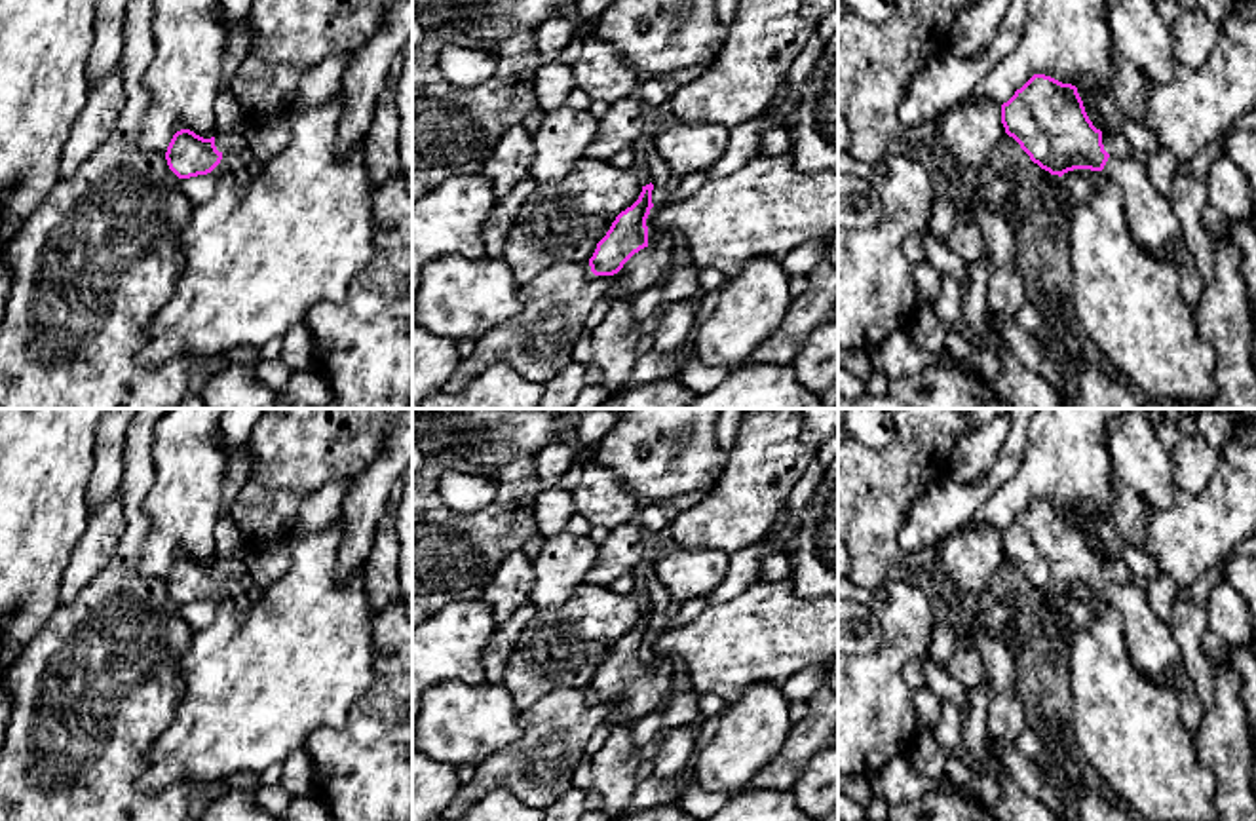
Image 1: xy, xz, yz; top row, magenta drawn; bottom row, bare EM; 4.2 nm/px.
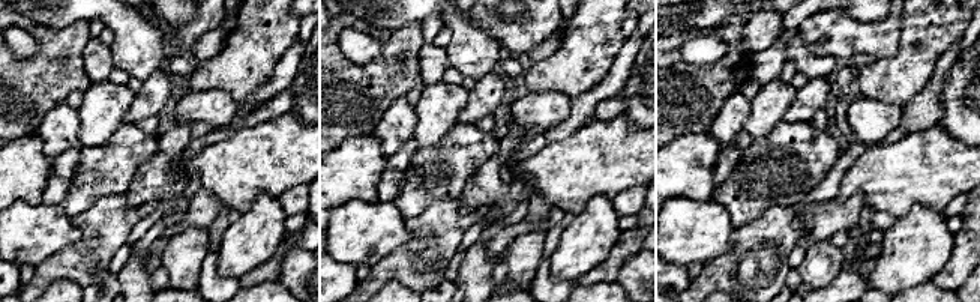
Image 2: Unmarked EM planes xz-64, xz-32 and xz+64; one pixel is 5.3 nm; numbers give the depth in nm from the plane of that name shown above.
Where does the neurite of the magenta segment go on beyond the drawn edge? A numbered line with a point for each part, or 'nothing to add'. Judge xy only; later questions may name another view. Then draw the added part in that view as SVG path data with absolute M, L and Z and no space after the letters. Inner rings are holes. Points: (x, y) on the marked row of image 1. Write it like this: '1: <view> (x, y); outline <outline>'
1: xy (232, 162); outline M236 152L226 154L211 173L215 175L230 173L239 184L249 179L247 163Z

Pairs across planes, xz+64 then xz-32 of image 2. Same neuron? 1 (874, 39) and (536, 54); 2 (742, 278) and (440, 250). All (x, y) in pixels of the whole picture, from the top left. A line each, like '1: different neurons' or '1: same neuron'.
1: different neurons
2: same neuron

